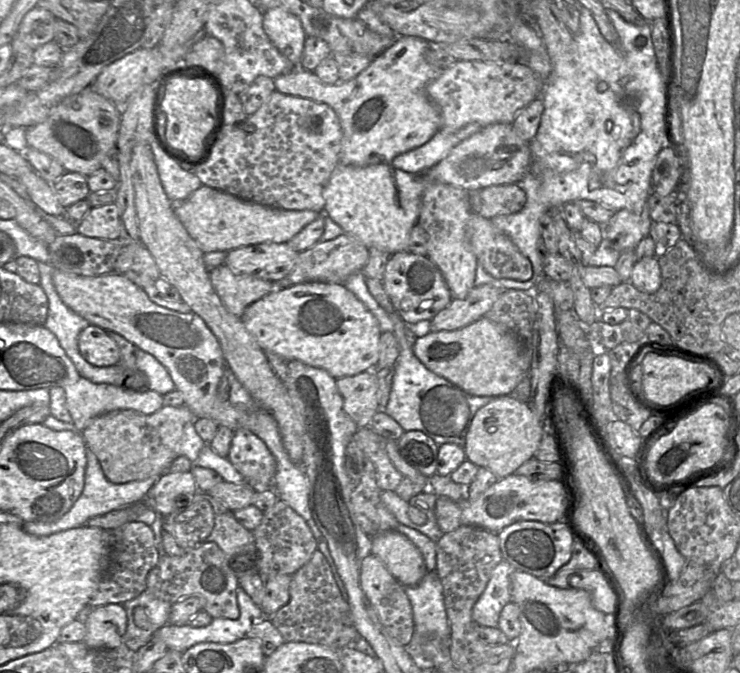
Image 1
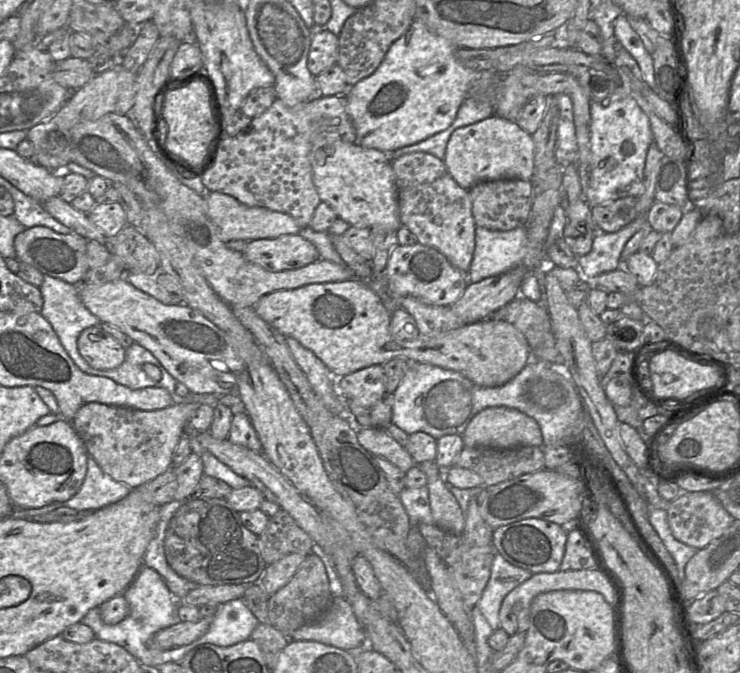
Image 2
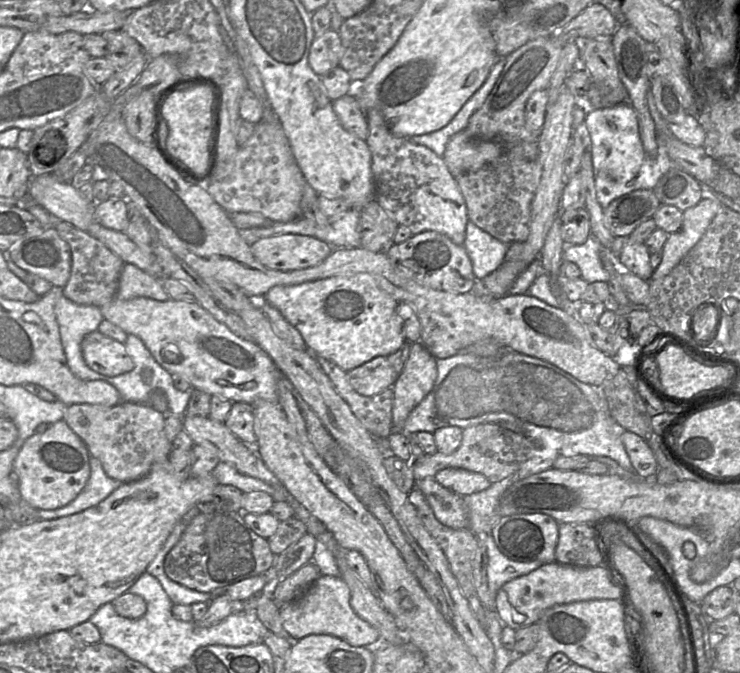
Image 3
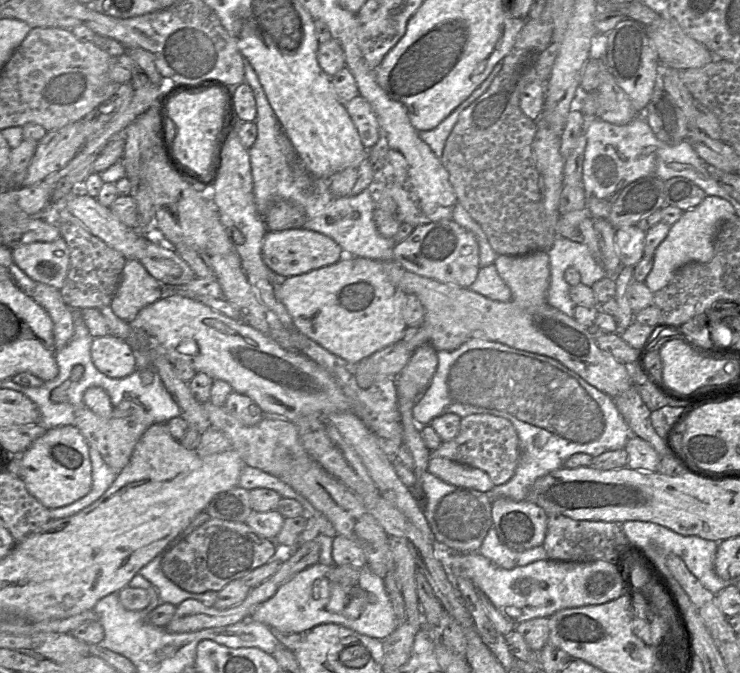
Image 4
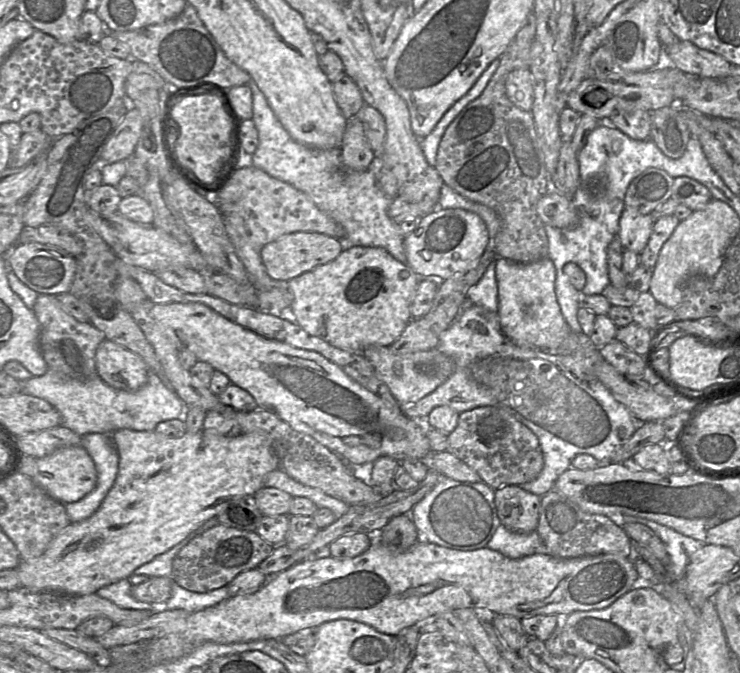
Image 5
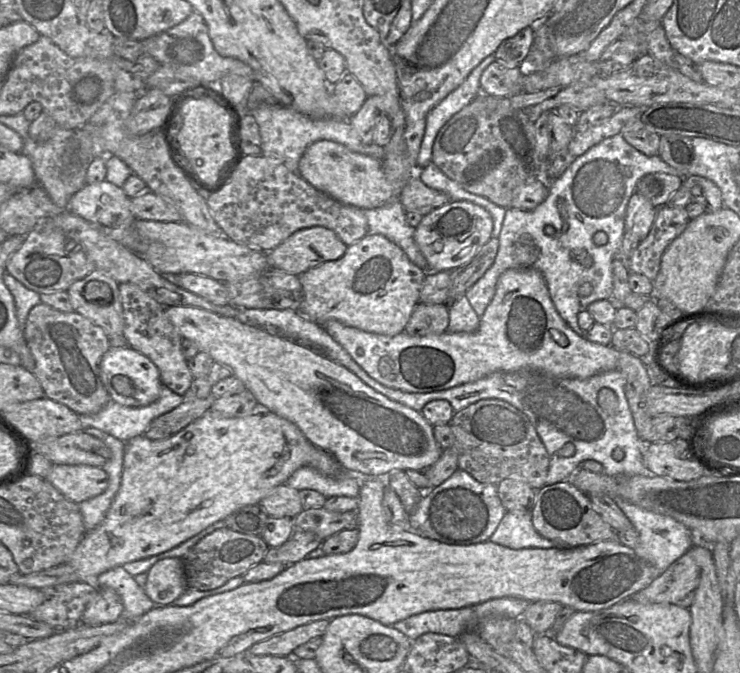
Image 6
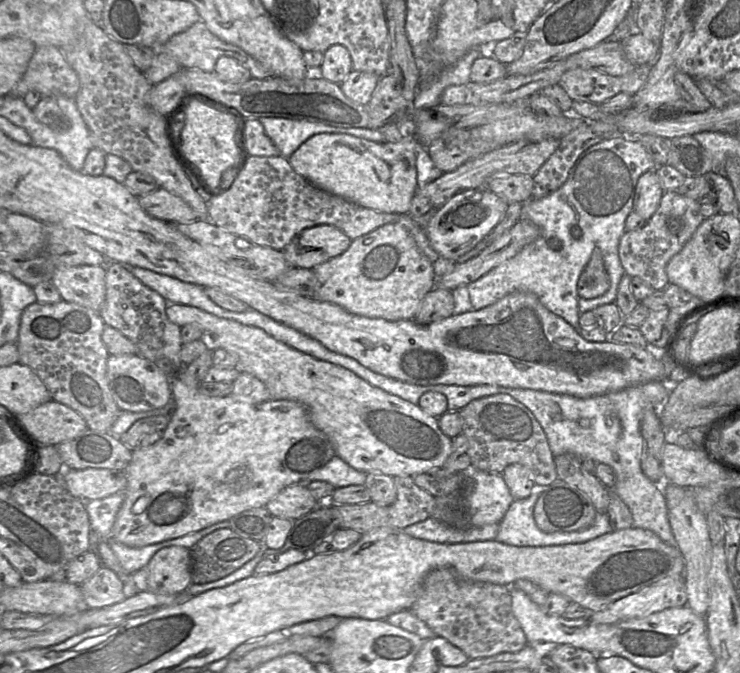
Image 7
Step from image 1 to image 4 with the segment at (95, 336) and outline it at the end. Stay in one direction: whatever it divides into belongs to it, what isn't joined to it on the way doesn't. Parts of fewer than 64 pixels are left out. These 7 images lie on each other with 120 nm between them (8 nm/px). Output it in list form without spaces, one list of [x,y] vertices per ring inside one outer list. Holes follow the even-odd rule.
[[[115,336],[93,338],[90,355],[96,369],[109,378],[122,379],[136,369],[132,348]]]

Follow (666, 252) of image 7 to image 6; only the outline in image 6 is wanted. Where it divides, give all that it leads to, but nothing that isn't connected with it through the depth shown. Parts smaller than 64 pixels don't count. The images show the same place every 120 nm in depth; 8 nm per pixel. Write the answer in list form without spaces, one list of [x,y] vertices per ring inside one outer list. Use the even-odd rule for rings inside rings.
[[[664,205],[658,208],[649,234],[640,241],[628,261],[630,272],[642,274],[654,281],[664,251],[683,233],[689,221],[685,207]]]

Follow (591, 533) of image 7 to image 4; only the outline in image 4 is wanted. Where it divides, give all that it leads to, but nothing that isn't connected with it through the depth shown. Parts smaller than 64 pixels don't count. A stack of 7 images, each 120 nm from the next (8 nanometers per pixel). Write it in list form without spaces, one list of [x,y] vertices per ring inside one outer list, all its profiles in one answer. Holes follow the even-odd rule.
[[[493,527],[489,529],[477,552],[503,569],[526,566],[535,561],[548,559],[543,545],[536,546],[524,552],[517,552],[508,548],[501,543]]]

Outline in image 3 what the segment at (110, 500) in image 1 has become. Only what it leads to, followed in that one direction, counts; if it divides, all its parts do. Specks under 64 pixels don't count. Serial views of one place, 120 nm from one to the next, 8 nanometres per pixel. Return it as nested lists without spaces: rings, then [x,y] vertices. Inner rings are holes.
[[[90,456],[89,464],[89,479],[77,497],[64,507],[54,510],[38,510],[40,519],[56,519],[82,512],[98,505],[122,484],[104,472],[97,458]]]

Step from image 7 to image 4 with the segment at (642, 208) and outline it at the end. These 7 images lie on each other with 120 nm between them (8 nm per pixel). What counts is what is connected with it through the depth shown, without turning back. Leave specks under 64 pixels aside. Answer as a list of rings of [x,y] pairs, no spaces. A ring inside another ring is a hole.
[[[637,225],[616,229],[616,242],[622,266],[634,267],[644,257],[646,232]]]

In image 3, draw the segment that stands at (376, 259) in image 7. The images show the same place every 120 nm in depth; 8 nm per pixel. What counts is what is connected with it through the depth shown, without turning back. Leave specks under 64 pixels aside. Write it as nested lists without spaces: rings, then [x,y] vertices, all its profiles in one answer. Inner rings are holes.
[[[367,274],[335,276],[292,286],[275,286],[259,301],[276,308],[300,333],[308,350],[314,356],[333,362],[345,372],[375,357],[388,357],[407,341],[404,336],[403,321],[397,313],[399,302],[382,290]]]

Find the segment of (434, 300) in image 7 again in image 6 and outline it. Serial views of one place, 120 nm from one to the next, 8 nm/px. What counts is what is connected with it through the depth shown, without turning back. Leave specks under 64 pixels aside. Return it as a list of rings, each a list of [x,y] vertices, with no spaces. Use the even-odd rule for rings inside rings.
[[[419,303],[415,307],[404,332],[415,337],[439,335],[446,332],[448,324],[449,306],[447,304]]]

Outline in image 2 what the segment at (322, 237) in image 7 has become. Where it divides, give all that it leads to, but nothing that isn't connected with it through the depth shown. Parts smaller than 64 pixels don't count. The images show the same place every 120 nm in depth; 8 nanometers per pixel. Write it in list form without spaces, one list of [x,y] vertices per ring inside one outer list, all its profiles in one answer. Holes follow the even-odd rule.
[[[299,234],[249,241],[242,253],[249,262],[271,272],[298,269],[320,259],[316,247]]]

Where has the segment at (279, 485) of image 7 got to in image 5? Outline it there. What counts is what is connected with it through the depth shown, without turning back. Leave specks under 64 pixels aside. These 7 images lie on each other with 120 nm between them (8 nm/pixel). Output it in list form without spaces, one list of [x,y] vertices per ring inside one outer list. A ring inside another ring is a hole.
[[[121,429],[113,432],[111,437],[119,456],[113,486],[92,516],[70,523],[54,537],[41,556],[21,560],[16,568],[20,589],[88,595],[129,578],[136,568],[170,550],[204,522],[216,517],[223,503],[236,497],[253,496],[263,487],[264,476],[279,468],[272,440],[261,432],[230,438],[202,429],[195,434],[186,432],[180,438],[166,438],[155,431]]]

